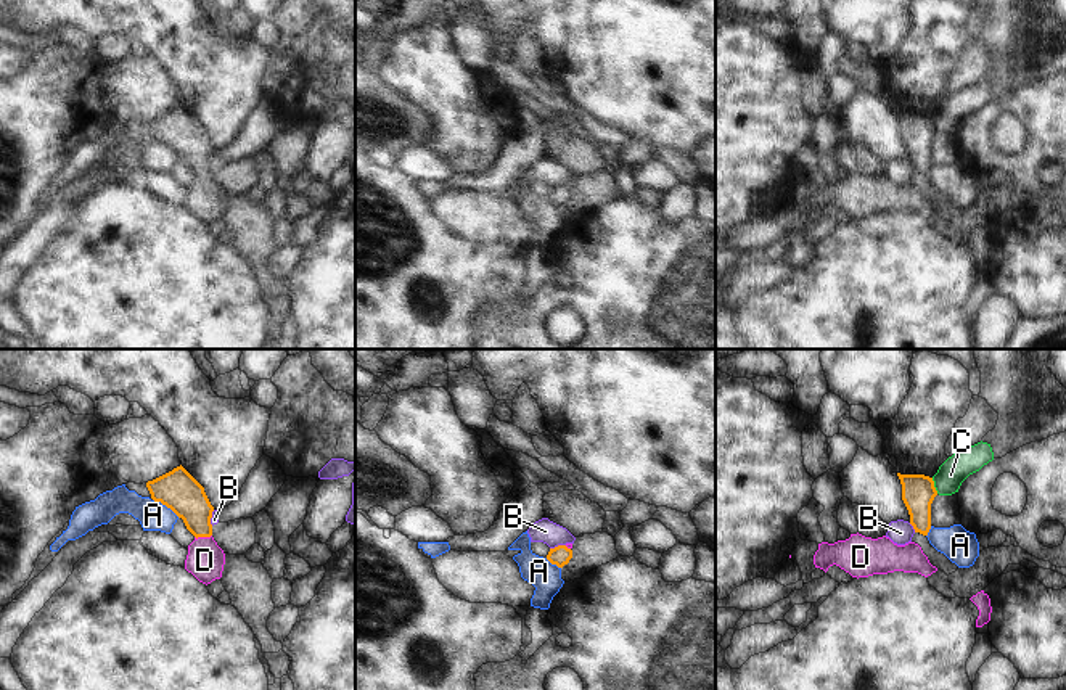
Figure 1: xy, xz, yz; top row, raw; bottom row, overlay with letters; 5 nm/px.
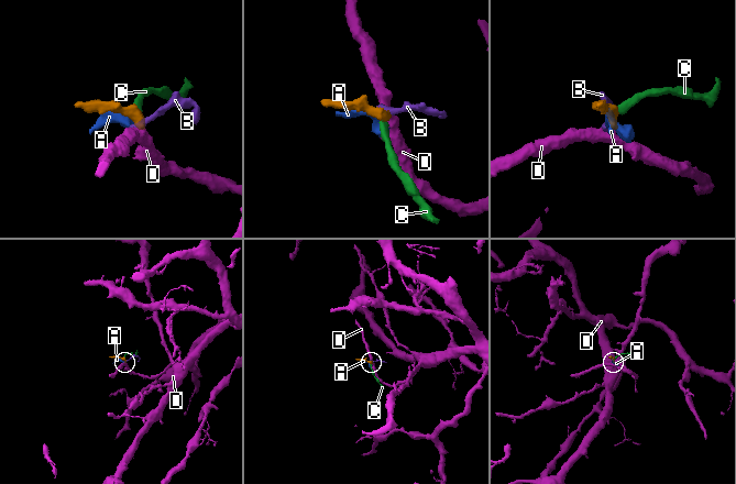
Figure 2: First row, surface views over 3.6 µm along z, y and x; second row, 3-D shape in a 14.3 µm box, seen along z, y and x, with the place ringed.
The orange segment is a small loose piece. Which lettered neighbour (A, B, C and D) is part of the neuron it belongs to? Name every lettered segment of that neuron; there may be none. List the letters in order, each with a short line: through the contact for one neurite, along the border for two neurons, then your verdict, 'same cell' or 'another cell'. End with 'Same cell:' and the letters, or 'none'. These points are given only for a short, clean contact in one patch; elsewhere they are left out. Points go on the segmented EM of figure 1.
A: another cell
B: xz (565, 544), (550, 549) | another cell
C: yz (931, 478), (938, 492) | another cell
D: xy (180, 492), (195, 509), (203, 536), (204, 560) | same cell
Same cell: D

